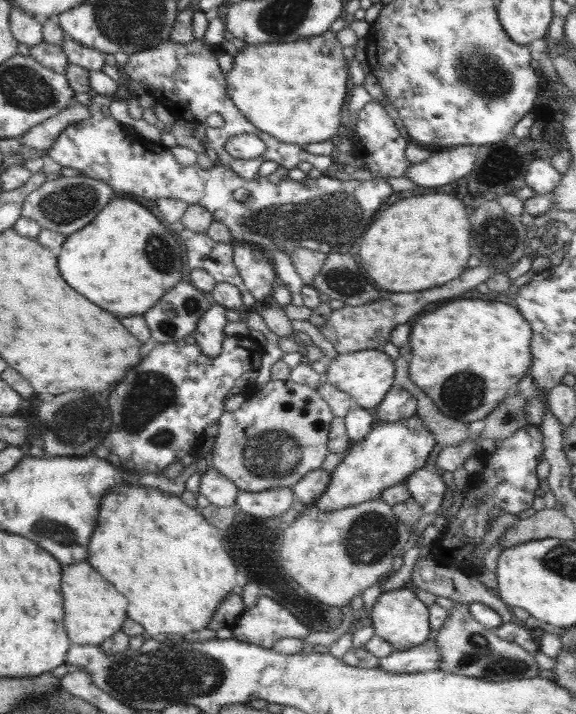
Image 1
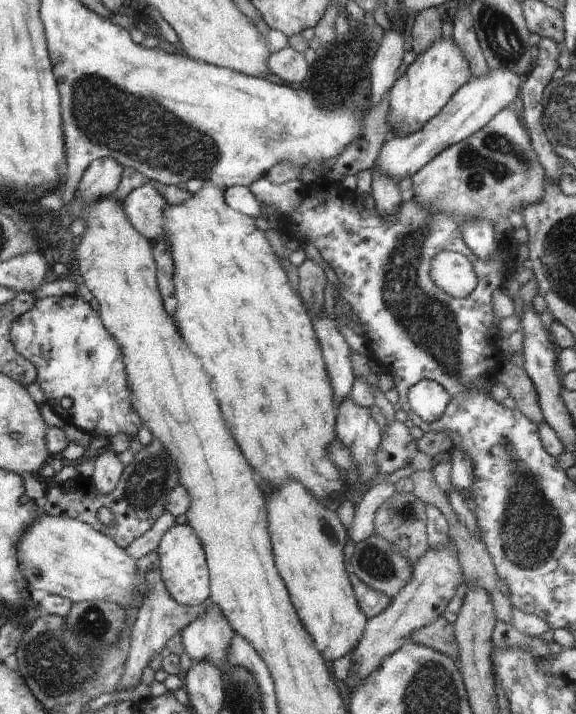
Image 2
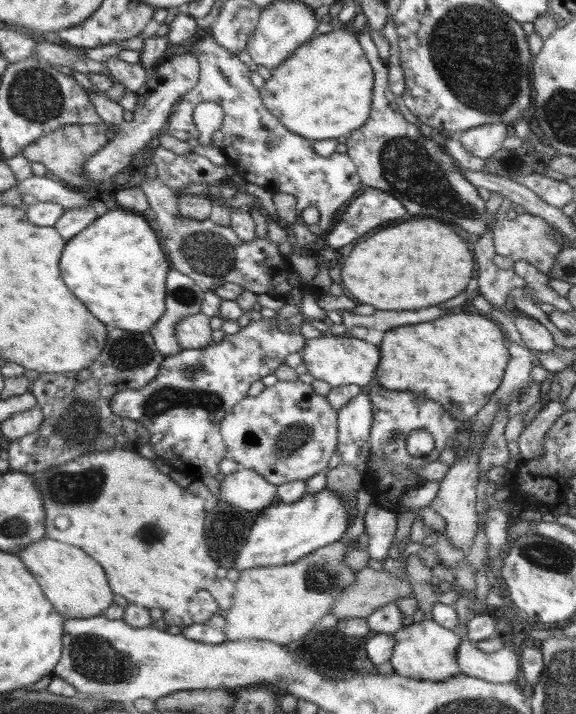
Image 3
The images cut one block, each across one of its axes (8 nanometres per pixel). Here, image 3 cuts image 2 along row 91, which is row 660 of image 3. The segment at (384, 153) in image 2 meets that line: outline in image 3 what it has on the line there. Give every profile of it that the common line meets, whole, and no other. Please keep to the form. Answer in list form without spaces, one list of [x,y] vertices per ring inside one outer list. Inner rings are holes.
[[[459,622],[456,634],[460,635],[460,646],[458,646],[458,667],[460,672],[494,682],[516,682],[516,676],[520,672],[519,657],[516,649],[502,647],[496,652],[482,652],[476,648],[467,634],[464,622]]]

